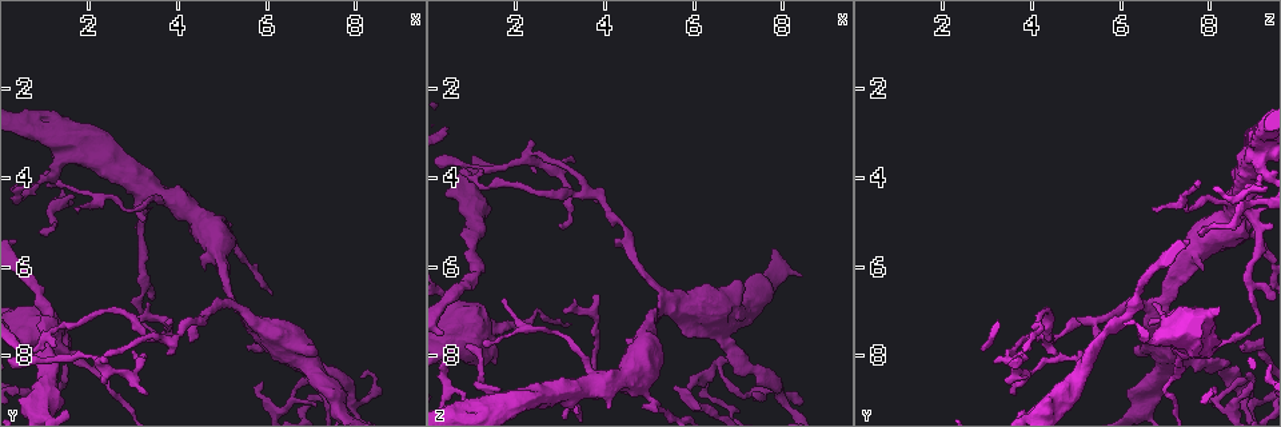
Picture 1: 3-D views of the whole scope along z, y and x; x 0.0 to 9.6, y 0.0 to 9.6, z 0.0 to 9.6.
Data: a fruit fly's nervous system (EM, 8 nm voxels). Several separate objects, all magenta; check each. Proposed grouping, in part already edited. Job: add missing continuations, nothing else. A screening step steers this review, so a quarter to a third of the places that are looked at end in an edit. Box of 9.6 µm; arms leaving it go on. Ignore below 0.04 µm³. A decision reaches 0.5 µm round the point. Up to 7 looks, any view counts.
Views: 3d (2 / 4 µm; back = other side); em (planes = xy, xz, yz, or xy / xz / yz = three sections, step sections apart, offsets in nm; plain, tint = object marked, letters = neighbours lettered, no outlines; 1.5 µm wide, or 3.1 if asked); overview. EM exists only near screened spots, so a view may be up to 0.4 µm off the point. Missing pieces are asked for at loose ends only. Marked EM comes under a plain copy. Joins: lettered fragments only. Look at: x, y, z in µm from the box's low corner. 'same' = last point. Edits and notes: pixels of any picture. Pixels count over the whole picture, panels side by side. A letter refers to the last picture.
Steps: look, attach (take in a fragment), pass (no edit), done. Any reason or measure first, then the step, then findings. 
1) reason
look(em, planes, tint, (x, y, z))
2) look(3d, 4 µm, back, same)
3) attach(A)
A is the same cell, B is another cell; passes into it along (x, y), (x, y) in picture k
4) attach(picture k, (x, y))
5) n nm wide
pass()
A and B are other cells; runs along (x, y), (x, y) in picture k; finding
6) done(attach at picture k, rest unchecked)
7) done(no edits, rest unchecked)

tapers out
look(3d, 2 µm, (3.00, 7.90, 5.10))

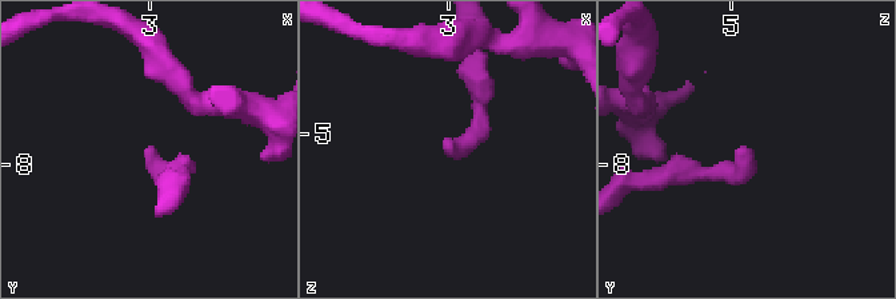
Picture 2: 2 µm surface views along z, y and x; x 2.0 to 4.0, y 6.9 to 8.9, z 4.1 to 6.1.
now the EM
look(em, planes, letters, (3.00, 7.92, 5.12))

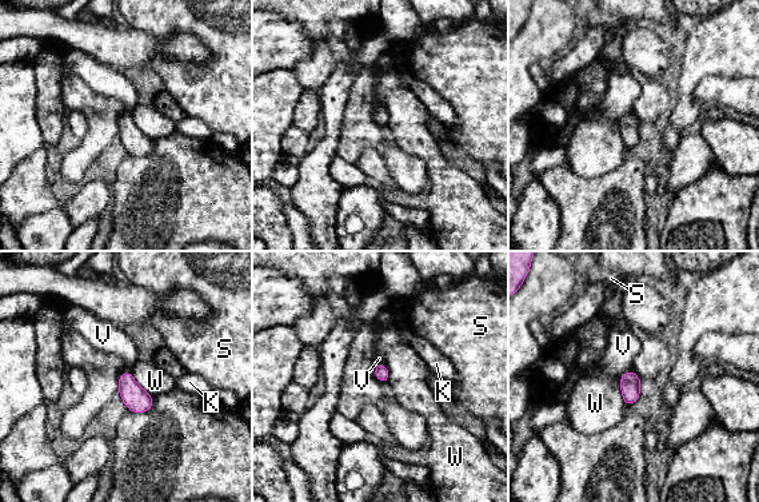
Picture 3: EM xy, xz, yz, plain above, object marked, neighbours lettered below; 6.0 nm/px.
80 nm wide
pass()
K, S, V and W are other cells; border along (128, 371), (152, 397) in picture 3; none of them fits

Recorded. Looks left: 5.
branch stops here
look(em, planes, letters, (3.40, 8.80, 3.60))

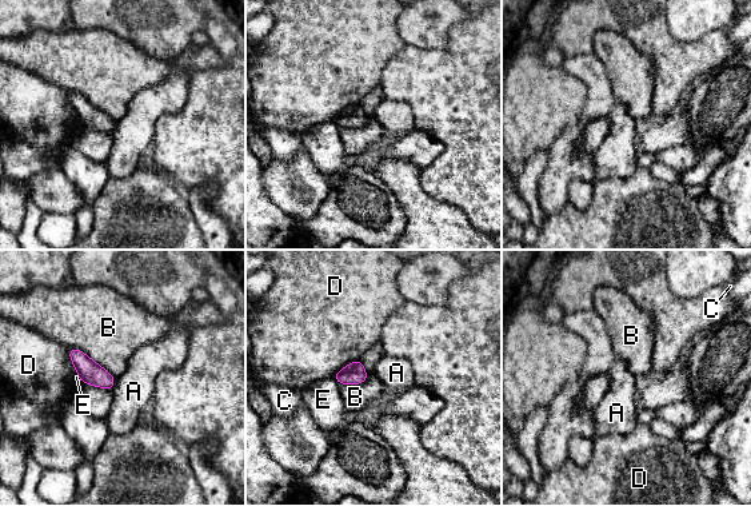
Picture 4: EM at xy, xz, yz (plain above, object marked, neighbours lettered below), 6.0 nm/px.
pass()
A, B, C, D and E are other cells; border along (115, 378), (111, 389) in picture 4; no lettered fragment goes on from it

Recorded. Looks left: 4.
long arm stops here
look(em, planes, tint, (0.75, 7.85, 3.80))

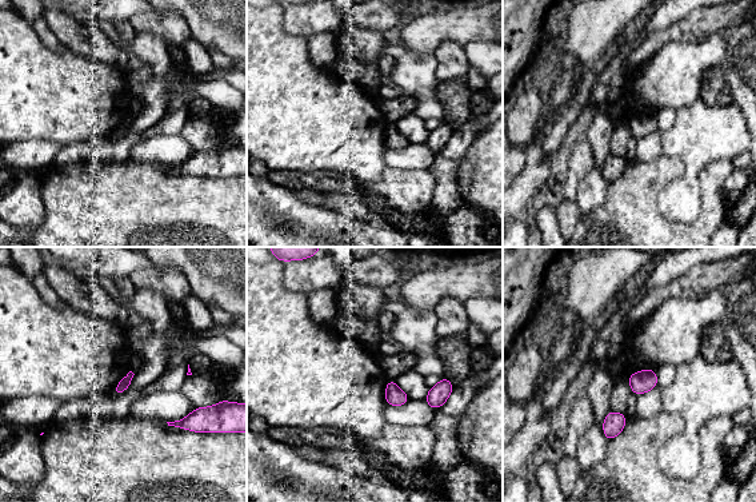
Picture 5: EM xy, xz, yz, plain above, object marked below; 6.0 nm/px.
look(em, planes, letters, same)

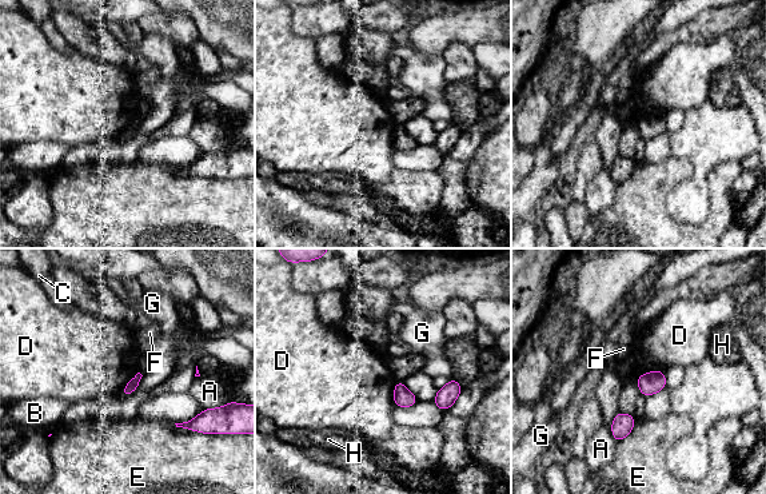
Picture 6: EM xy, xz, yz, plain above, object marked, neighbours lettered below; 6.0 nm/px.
A touches over 190 nm
pass()
A, B, C, D, E, F, G and H are other cells; border along (663, 370), (650, 370), (638, 378) in picture 6; no lettered fragment goes on from it

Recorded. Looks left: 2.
done(no edits, rest unchecked)

